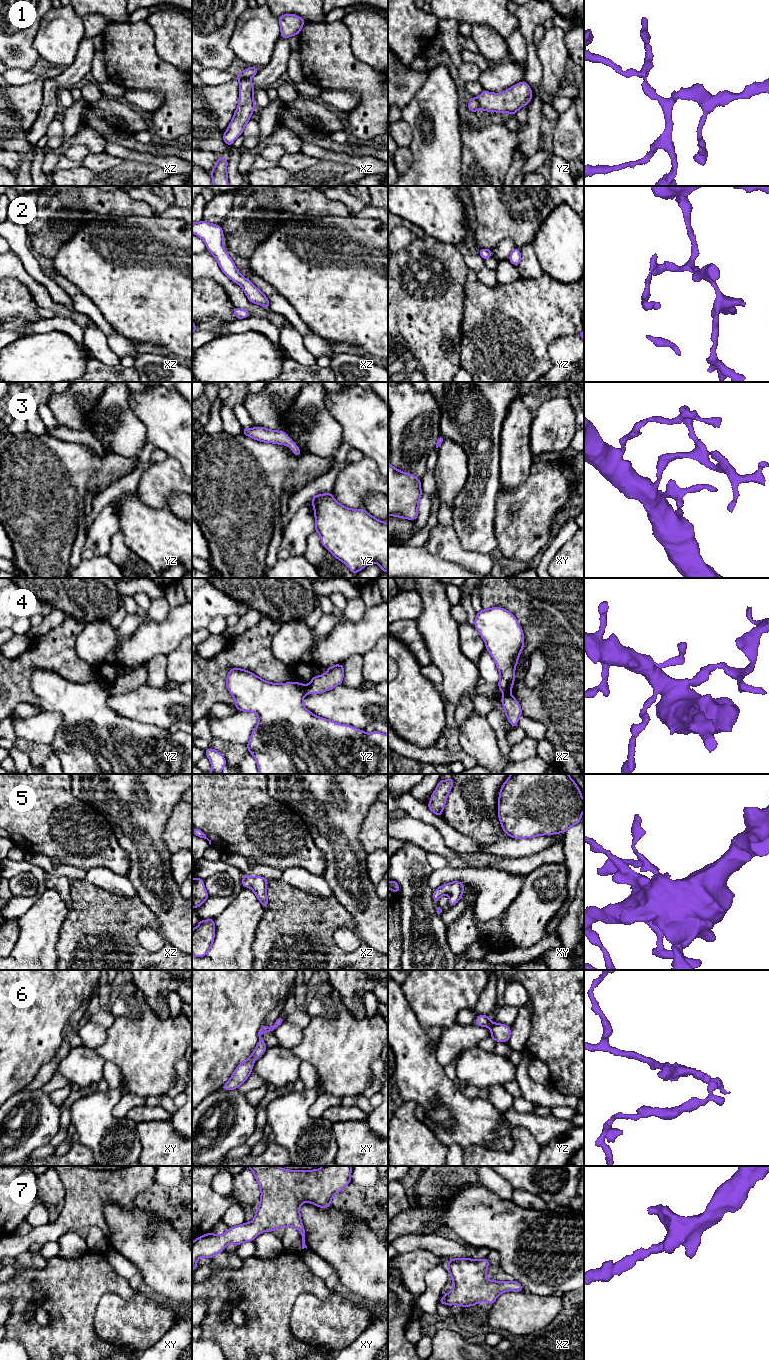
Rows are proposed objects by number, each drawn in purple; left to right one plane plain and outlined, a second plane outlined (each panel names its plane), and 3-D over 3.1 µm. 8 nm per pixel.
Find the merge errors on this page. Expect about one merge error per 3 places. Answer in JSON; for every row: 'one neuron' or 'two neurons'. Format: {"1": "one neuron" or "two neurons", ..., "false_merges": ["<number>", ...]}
{"1": "two neurons", "2": "one neuron", "3": "one neuron", "4": "two neurons", "5": "one neuron", "6": "one neuron", "7": "one neuron", "false_merges": ["1", "4"]}

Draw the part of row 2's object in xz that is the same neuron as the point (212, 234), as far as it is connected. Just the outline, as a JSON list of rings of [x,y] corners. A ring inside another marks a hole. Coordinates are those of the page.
[[[202,220],[192,223],[192,233],[205,242],[208,251],[214,256],[222,272],[234,283],[241,286],[251,303],[259,304],[264,308],[270,308],[270,302],[266,295],[249,279],[246,279],[239,273],[233,260],[225,250],[221,226]]]

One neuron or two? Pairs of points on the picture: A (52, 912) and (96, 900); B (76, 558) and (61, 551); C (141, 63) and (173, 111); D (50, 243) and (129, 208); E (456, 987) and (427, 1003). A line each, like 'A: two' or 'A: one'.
A: two
B: two
C: one
D: one
E: one

